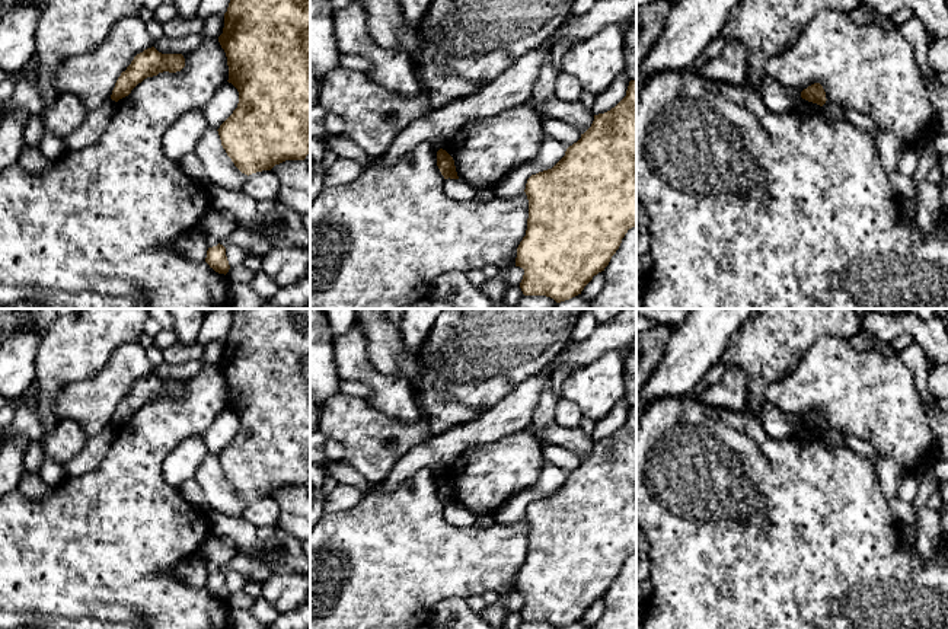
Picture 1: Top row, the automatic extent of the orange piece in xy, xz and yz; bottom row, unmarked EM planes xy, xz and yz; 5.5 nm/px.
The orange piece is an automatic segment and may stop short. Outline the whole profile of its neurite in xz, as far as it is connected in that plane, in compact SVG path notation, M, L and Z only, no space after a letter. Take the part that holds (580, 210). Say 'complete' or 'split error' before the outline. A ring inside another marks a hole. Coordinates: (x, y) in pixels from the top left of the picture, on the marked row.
complete; M636 79L610 111L594 115L591 127L552 167L527 179L526 236L517 248L516 266L524 269L524 296L546 296L556 303L584 290L604 271L629 229L636 226Z

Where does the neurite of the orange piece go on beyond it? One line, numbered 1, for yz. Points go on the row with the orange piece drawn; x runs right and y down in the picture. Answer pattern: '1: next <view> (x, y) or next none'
1: next none

